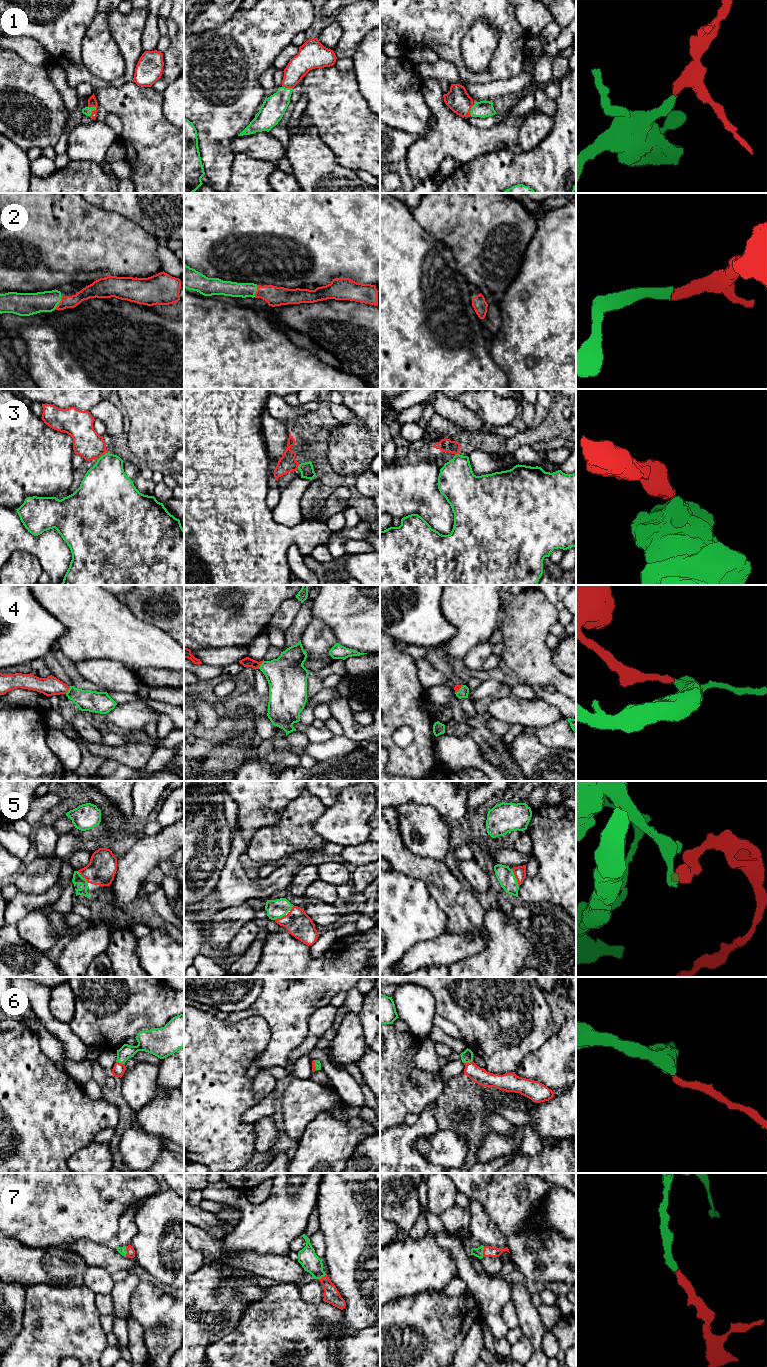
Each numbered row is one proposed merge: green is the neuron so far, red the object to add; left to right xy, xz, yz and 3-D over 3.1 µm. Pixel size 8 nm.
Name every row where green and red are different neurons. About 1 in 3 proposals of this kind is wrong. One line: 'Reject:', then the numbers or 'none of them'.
Reject: 3

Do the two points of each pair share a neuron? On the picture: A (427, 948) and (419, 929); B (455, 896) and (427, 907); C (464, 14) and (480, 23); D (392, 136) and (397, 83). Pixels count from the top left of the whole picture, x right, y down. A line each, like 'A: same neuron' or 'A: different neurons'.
A: different neurons
B: different neurons
C: different neurons
D: different neurons

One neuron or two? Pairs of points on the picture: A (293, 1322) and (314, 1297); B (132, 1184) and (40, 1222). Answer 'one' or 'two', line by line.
A: two
B: one

